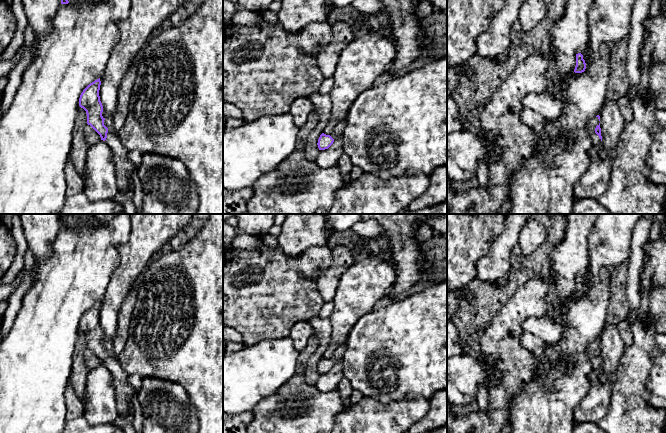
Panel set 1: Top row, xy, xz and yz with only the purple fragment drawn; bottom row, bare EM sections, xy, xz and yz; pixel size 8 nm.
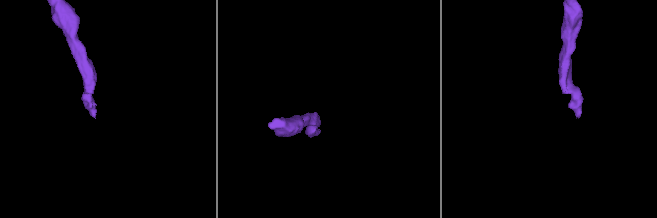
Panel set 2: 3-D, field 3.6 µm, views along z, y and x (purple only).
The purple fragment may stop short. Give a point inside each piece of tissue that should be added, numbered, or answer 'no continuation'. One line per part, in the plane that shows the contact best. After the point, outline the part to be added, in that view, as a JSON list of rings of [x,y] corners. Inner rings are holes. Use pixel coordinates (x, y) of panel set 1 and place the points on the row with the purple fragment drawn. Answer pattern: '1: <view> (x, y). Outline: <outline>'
1: yz (595, 140). Outline: [[[598,117],[592,118],[587,124],[587,130],[591,135],[592,146],[596,146],[600,149],[599,150],[599,156],[602,159],[604,159],[605,158],[605,151],[601,149],[601,139],[595,133],[595,128],[596,128],[597,125],[599,125],[599,123],[600,123],[600,121],[599,121]]]

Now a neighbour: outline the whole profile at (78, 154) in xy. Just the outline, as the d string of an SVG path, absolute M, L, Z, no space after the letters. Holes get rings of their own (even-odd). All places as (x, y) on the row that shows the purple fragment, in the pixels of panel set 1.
M83 108L78 109L78 114L75 120L75 127L73 130L73 140L69 159L72 161L76 171L85 179L85 165L87 159L87 151L89 148L84 136L84 129L87 125L87 114Z

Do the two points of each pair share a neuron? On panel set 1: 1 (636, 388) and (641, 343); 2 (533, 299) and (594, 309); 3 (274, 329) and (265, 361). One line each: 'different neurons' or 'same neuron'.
1: same neuron
2: different neurons
3: different neurons

